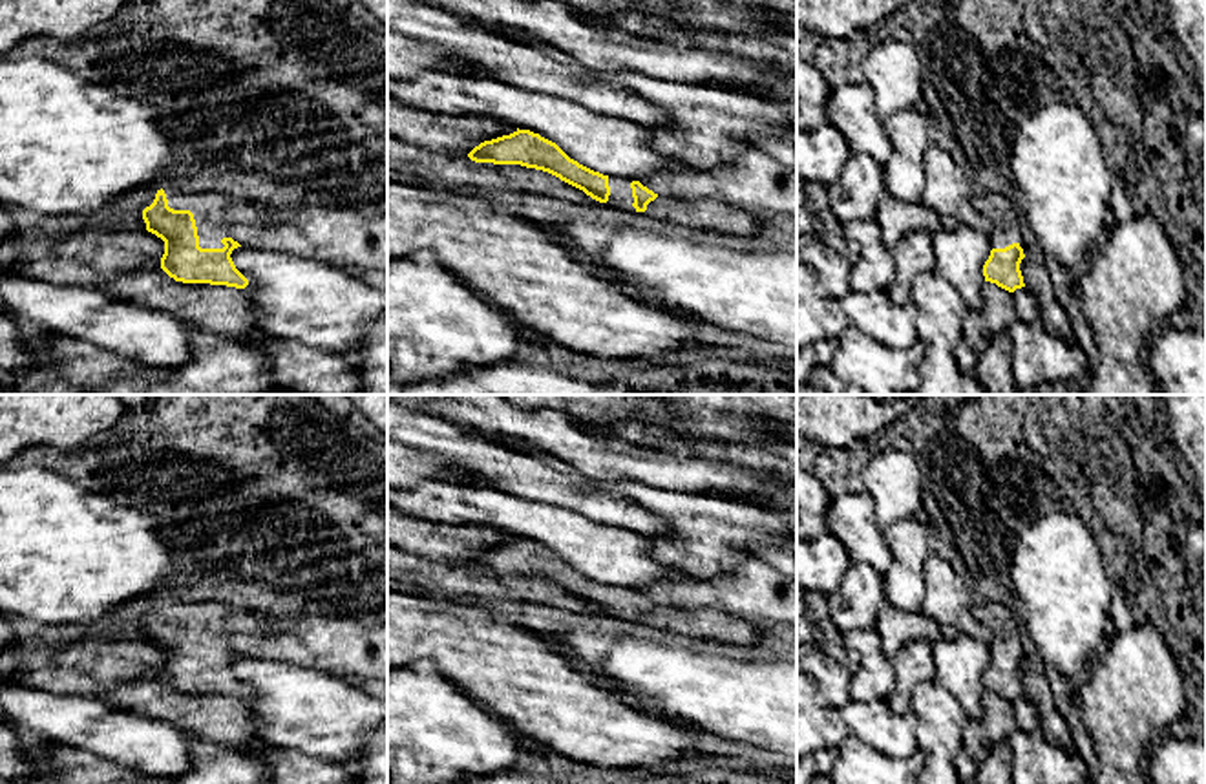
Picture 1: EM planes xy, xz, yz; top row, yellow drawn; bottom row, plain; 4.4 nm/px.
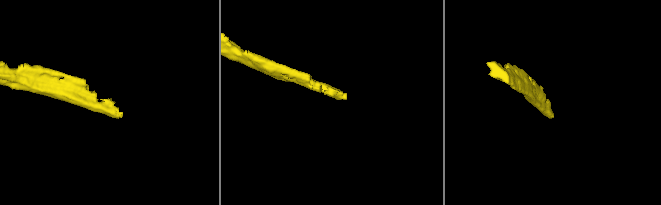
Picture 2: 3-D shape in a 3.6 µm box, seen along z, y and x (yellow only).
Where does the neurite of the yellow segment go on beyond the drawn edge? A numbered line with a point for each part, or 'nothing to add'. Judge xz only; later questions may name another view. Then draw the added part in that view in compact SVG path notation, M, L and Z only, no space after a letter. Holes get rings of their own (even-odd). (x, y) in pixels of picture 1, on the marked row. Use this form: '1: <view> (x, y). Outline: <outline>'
1: xz (620, 196). Outline: M608 175L610 196L605 205L608 205L610 208L636 212L636 208L632 207L634 197L632 197L630 183L632 179L625 179L619 175Z

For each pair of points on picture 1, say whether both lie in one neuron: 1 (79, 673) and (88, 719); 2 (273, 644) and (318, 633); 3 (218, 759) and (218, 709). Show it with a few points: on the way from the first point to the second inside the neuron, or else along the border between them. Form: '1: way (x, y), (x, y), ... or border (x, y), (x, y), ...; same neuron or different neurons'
1: border (42, 688), (53, 693), (81, 693), (97, 699); different neurons
2: way (284, 642), (307, 640); same neuron
3: border (198, 737), (209, 742), (245, 748), (253, 753); different neurons

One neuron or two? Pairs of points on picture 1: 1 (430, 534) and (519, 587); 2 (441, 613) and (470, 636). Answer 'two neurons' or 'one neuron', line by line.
1: two neurons
2: one neuron

